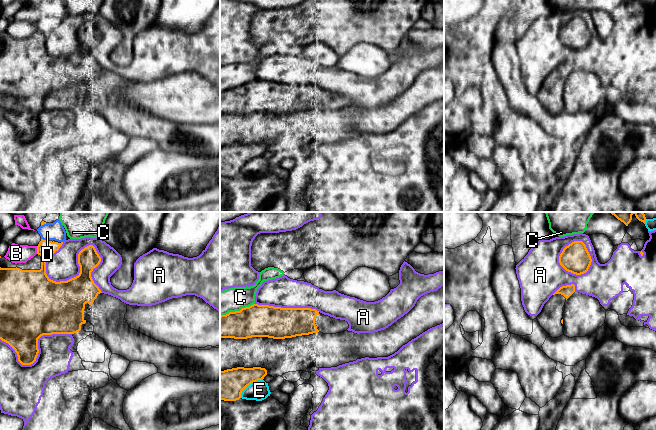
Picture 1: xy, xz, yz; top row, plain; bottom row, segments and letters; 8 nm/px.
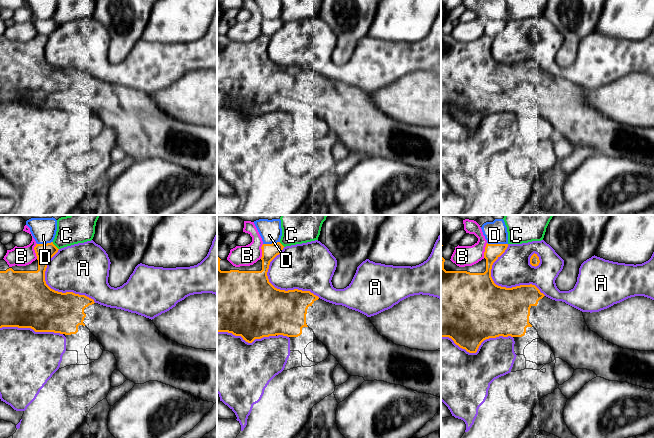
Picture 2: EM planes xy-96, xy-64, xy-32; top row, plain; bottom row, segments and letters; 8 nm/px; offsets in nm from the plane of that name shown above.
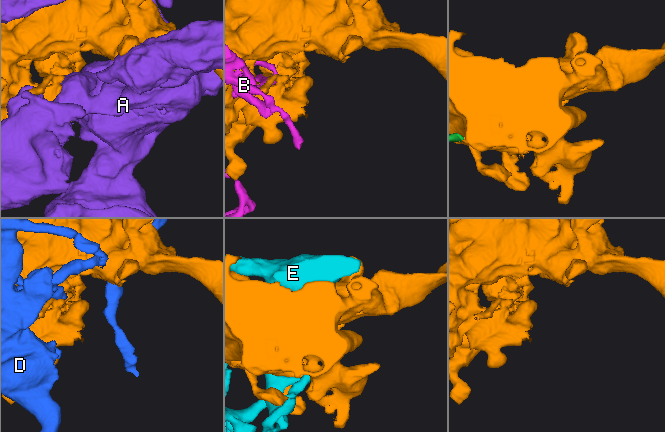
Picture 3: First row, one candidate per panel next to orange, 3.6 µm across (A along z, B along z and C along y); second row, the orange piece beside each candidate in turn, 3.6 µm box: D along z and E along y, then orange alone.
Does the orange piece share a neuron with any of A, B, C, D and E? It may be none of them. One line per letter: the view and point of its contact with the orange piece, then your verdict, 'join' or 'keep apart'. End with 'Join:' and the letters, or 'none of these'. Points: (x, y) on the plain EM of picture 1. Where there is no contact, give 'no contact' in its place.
A: meets orange in xy at (78, 31); keep apart
B: meets orange in xy at (37, 26); keep apart
C: meets orange in xz at (237, 87); keep apart
D: meets orange in xy at (45, 16); keep apart
E: meets orange in xz at (249, 160); keep apart
Join: none of these

